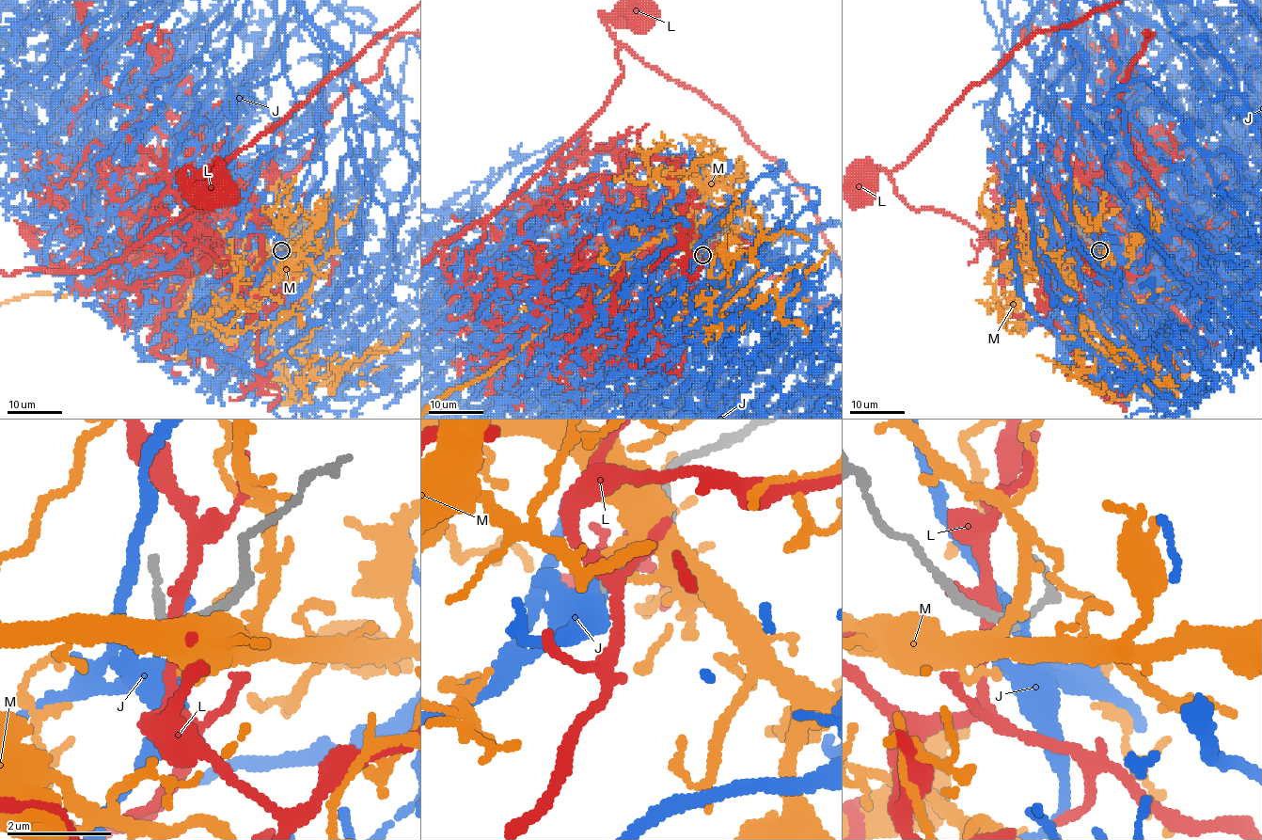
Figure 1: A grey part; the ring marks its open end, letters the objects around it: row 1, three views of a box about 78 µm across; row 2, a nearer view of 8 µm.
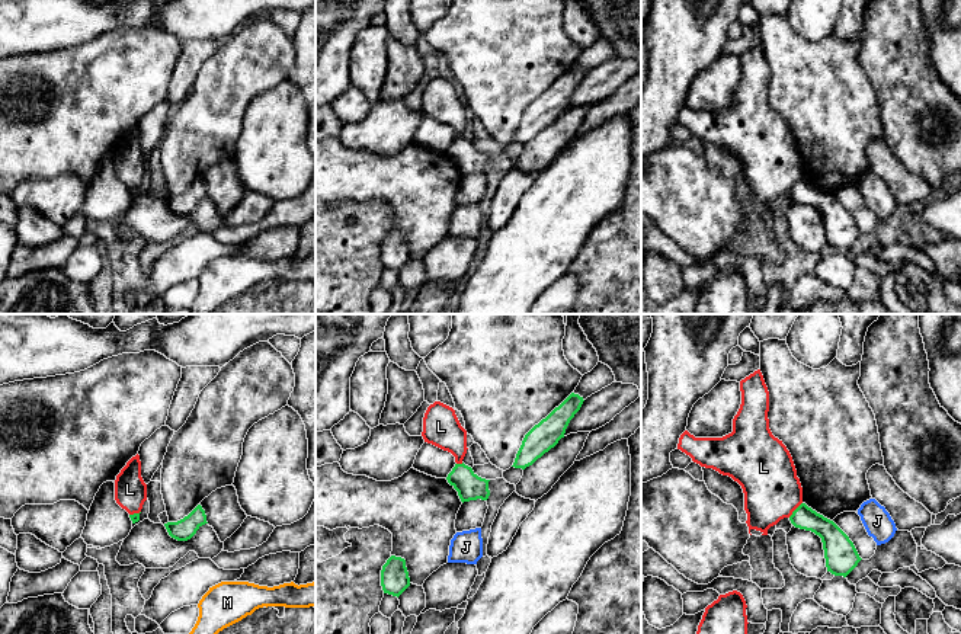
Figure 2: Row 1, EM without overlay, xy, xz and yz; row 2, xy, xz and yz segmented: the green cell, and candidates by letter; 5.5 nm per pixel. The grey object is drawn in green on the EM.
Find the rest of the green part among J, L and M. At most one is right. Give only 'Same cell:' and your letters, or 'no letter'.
Same cell: M

